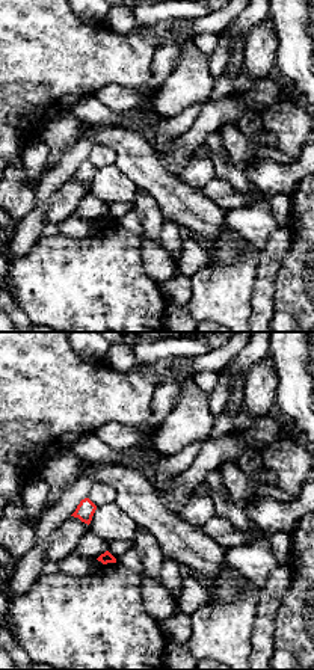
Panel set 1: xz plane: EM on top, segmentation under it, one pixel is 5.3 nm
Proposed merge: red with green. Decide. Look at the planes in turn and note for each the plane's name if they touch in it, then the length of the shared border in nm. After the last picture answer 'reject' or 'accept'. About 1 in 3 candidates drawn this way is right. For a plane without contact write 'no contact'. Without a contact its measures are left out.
no contact

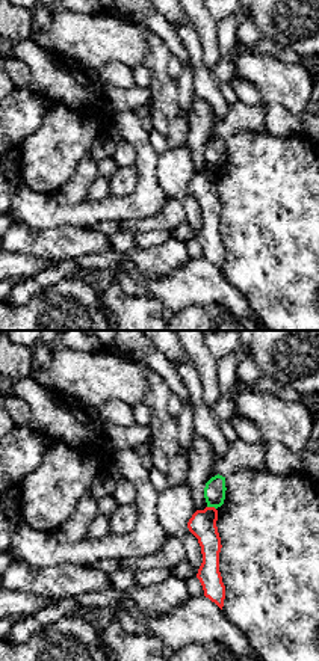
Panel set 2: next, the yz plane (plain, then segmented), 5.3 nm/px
yz | 50 nm

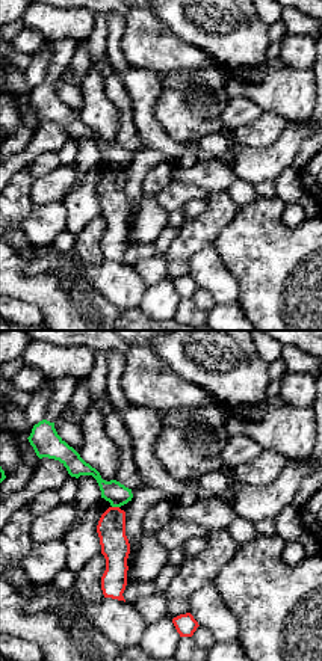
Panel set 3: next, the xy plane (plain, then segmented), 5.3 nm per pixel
xy | 40 nm

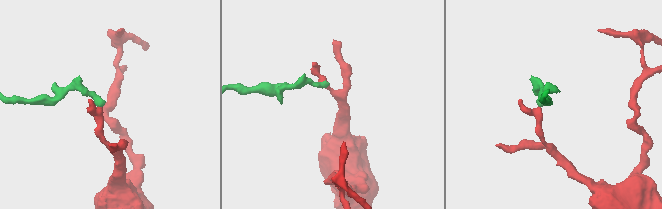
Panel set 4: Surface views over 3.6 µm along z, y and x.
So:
reject

